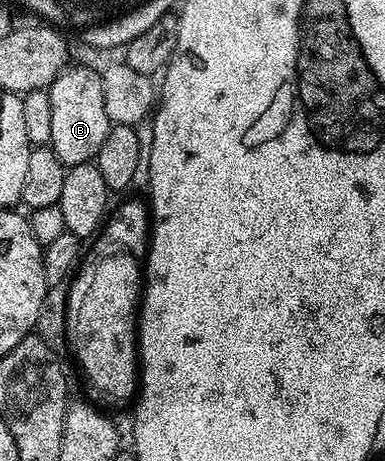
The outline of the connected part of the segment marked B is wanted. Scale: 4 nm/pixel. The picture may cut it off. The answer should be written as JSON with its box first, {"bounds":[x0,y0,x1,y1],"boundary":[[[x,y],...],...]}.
{"bounds":[48,64,111,165],"boundary":[[[70,64],[58,73],[48,87],[51,99],[51,139],[49,145],[64,165],[87,165],[96,158],[103,139],[111,128],[106,108],[103,107],[101,73],[85,65]]]}

